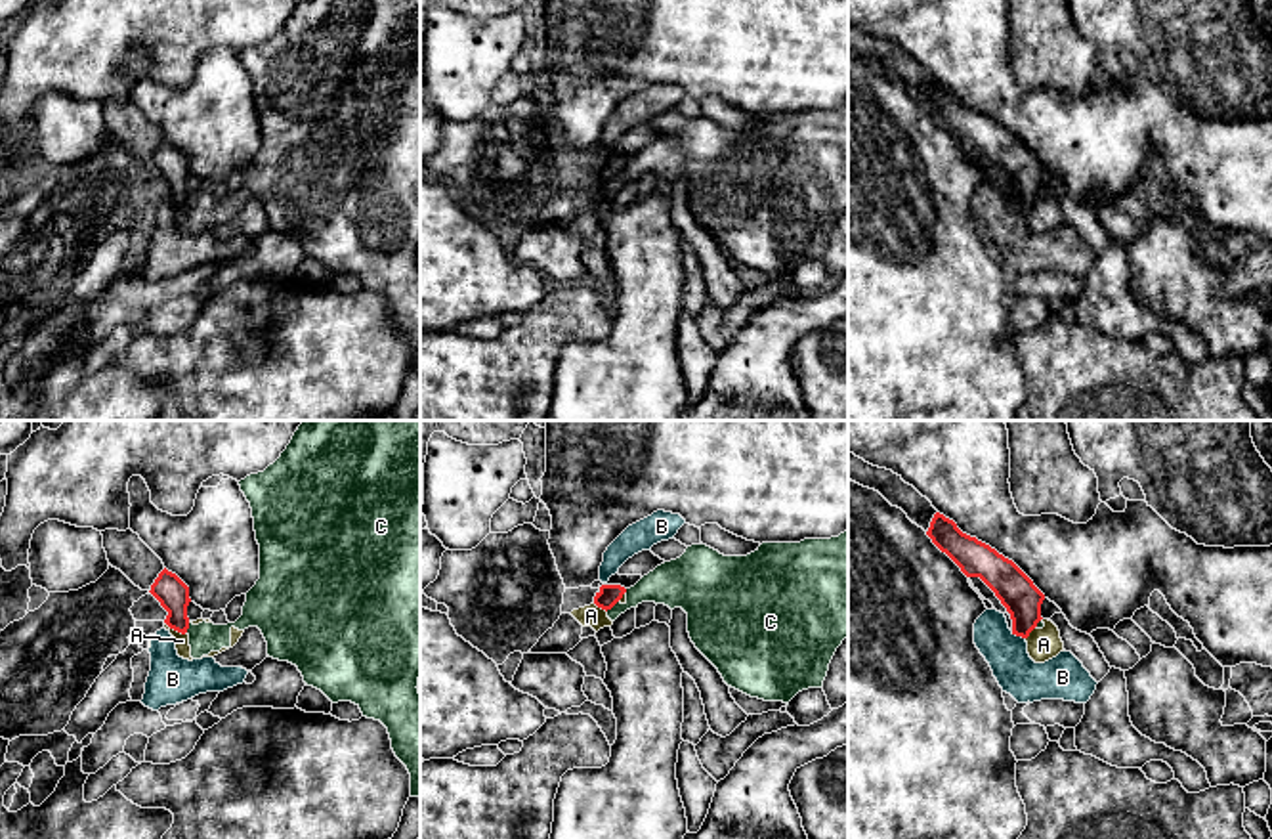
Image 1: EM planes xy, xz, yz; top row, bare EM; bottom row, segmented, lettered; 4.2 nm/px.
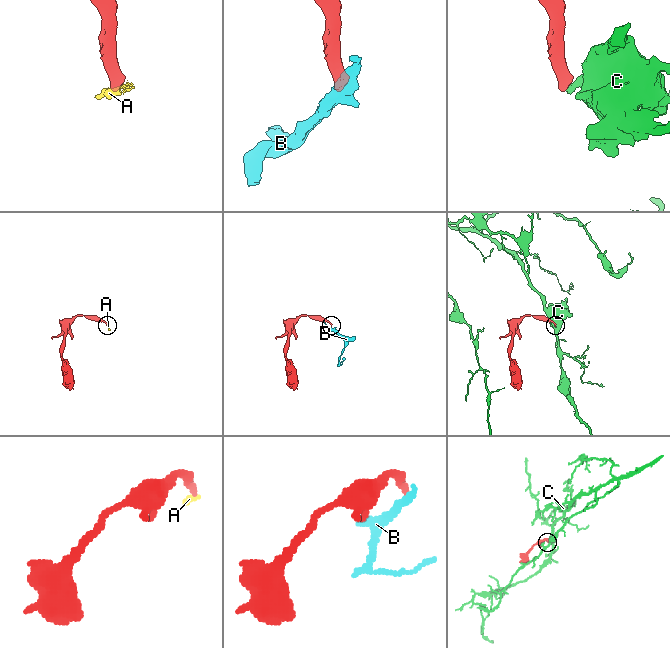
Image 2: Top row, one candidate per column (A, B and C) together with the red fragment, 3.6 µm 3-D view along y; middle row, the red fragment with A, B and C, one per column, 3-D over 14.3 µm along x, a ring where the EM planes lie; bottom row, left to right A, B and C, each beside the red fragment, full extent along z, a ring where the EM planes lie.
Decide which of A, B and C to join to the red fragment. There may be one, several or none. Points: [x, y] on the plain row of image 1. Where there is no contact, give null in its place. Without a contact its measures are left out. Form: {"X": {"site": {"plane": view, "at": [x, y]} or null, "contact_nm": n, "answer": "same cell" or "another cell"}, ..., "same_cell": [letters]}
{"A": {"site": {"plane": "xy", "at": [176, 201]}, "contact_nm": 110, "answer": "another cell"}, "B": {"site": {"plane": "yz", "at": [1018, 207]}, "contact_nm": 70, "answer": "another cell"}, "C": {"site": {"plane": "xz", "at": [612, 178]}, "contact_nm": 70, "answer": "another cell"}, "same_cell": []}

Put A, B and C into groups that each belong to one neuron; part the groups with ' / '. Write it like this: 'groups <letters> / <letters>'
groups A C / B

